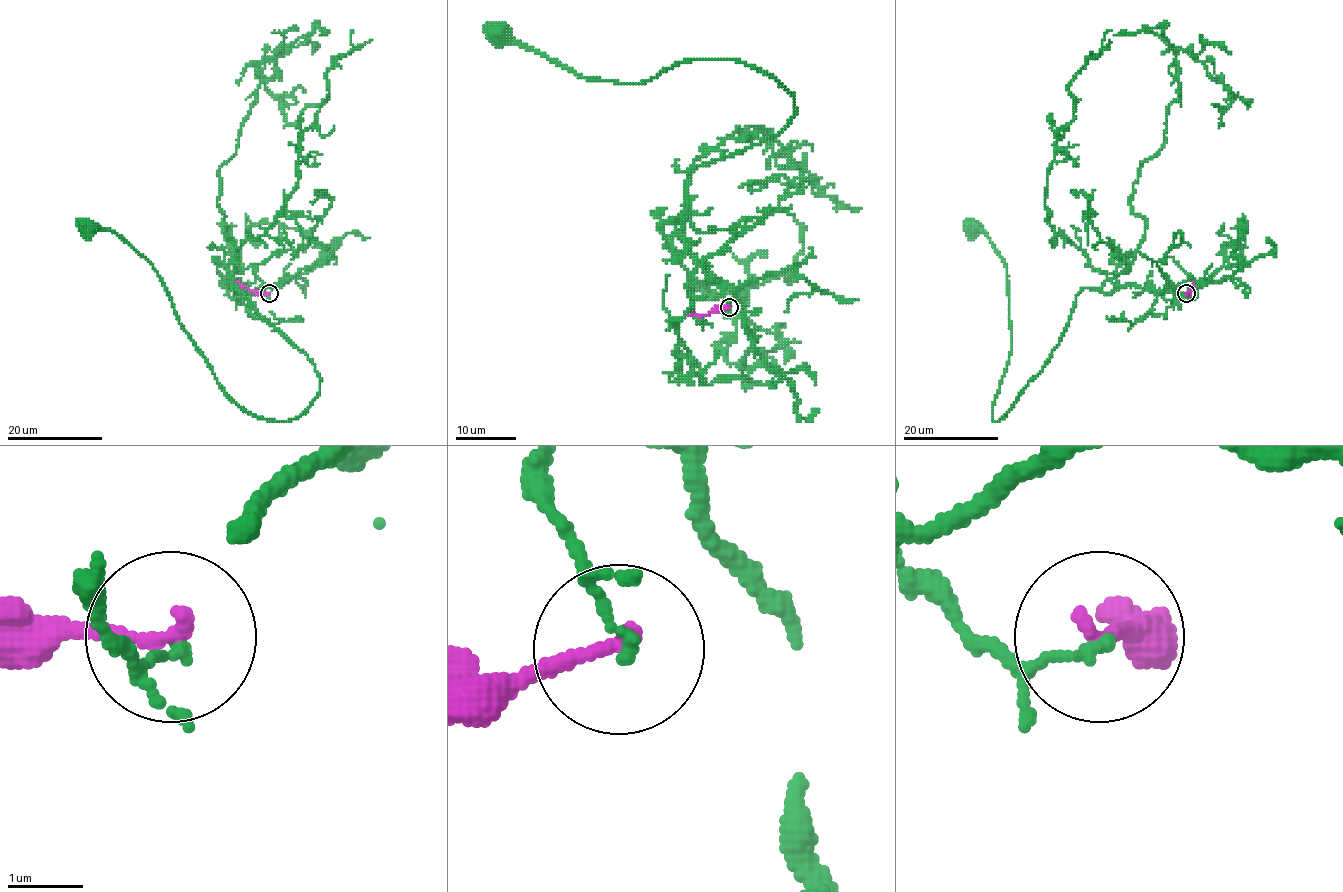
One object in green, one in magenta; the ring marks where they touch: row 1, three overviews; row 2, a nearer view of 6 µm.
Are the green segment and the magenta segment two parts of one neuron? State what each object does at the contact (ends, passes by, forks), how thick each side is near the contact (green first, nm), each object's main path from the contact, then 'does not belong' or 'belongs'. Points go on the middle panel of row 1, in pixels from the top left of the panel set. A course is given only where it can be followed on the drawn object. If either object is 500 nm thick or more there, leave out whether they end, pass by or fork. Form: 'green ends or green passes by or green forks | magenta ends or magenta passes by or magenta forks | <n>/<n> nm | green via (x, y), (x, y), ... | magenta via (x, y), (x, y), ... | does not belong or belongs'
green ends | magenta ends | 140/200 nm | green via (729, 308), (682, 233), (688, 175), (778, 134), (795, 98), (708, 58), (637, 84), (583, 78), (497, 29) | magenta via (729, 306), (713, 309), (703, 315), (688, 315) | does not belong

